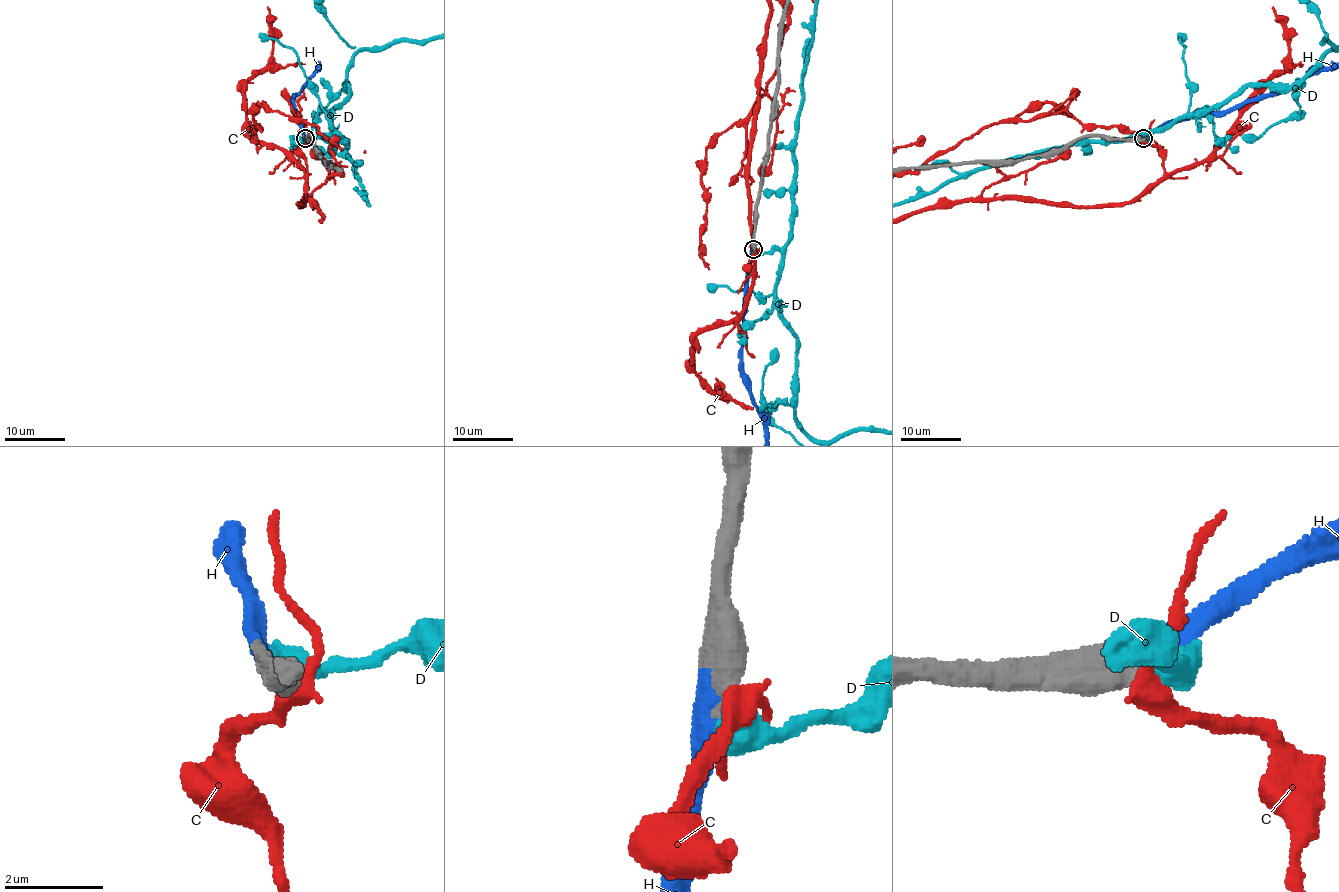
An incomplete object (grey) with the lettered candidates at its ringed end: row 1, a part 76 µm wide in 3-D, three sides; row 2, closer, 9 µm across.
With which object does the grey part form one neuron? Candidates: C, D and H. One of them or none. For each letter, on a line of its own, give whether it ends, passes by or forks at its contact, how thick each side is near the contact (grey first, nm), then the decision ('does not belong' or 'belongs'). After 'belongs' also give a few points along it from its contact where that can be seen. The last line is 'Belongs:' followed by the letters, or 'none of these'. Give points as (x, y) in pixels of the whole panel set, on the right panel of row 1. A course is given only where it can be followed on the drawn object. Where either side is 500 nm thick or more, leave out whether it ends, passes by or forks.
C: 550/400 nm | does not belong
D: 440/600 nm | does not belong
H: 650/480 nm | belongs
Belongs: H

